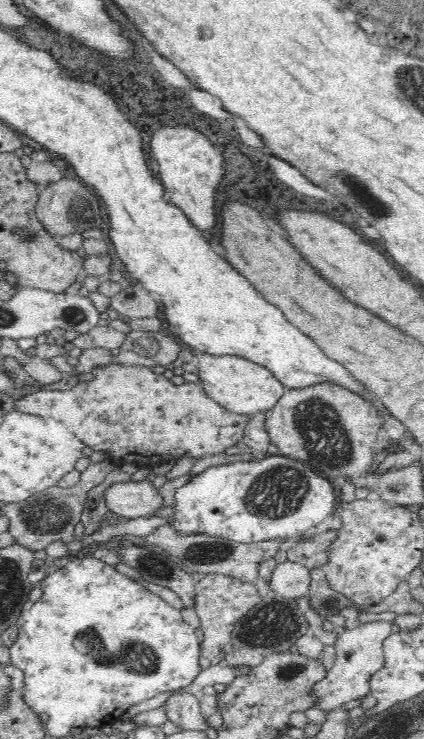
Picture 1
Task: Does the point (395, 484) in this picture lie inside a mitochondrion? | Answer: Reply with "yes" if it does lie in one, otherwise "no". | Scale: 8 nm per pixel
yes

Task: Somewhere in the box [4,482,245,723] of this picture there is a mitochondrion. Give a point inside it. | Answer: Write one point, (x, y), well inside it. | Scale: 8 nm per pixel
(136, 653)

